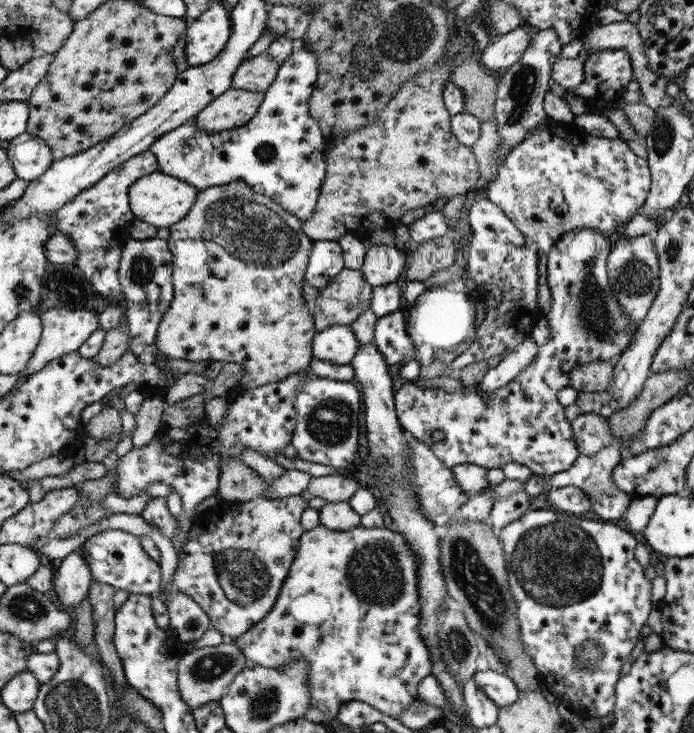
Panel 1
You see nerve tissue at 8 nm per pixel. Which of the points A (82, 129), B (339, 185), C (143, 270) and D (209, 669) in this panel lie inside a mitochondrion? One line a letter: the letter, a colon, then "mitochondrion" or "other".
A: other
B: other
C: mitochondrion
D: mitochondrion

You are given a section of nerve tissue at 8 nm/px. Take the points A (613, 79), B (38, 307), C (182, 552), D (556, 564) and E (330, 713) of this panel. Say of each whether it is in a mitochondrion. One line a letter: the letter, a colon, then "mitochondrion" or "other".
A: other
B: other
C: other
D: mitochondrion
E: other

